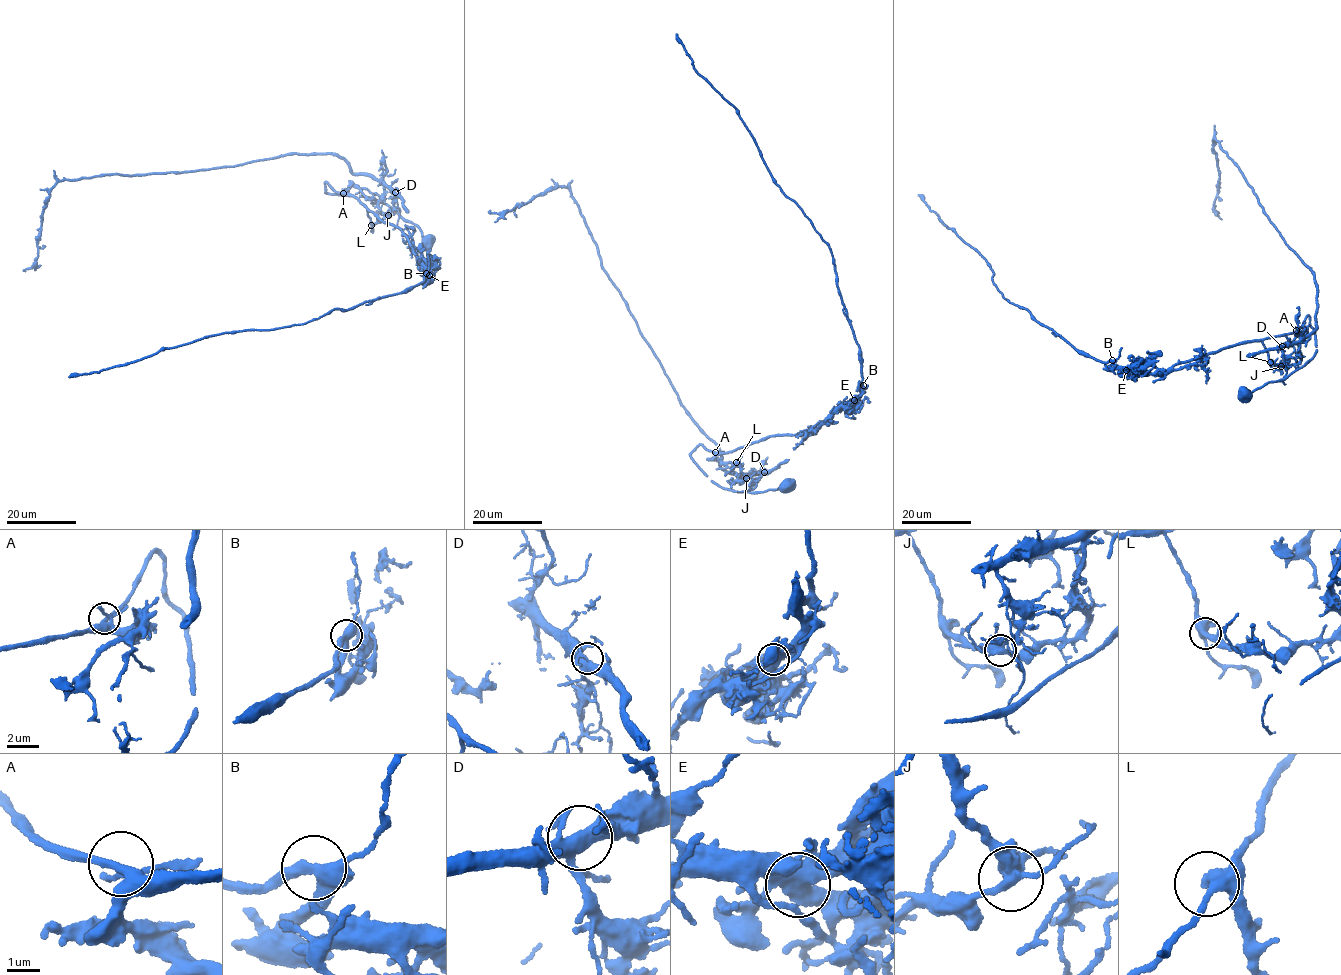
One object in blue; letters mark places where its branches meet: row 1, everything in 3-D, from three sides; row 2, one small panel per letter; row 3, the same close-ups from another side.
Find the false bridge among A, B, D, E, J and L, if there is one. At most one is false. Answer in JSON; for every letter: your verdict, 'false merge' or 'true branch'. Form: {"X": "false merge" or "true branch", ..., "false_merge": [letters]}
{"A": "true branch", "B": "true branch", "D": "true branch", "E": "true branch", "J": "false merge", "L": "true branch", "false_merge": ["J"]}

